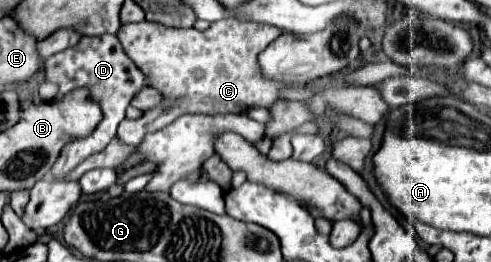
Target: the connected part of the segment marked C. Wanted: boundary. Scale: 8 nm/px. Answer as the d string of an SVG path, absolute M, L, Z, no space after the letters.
M219 20L213 22L209 30L201 32L195 28L173 30L153 22L141 24L123 24L117 32L117 38L123 44L127 56L141 68L147 76L149 86L161 90L169 100L163 106L147 110L139 120L123 120L117 130L117 138L127 146L139 146L149 132L157 132L171 124L181 114L217 114L217 112L241 112L245 106L263 106L267 108L279 98L279 90L285 86L277 86L277 82L265 82L261 74L257 74L257 54L265 50L281 32L275 26L259 24L259 22L243 22L243 20Z

